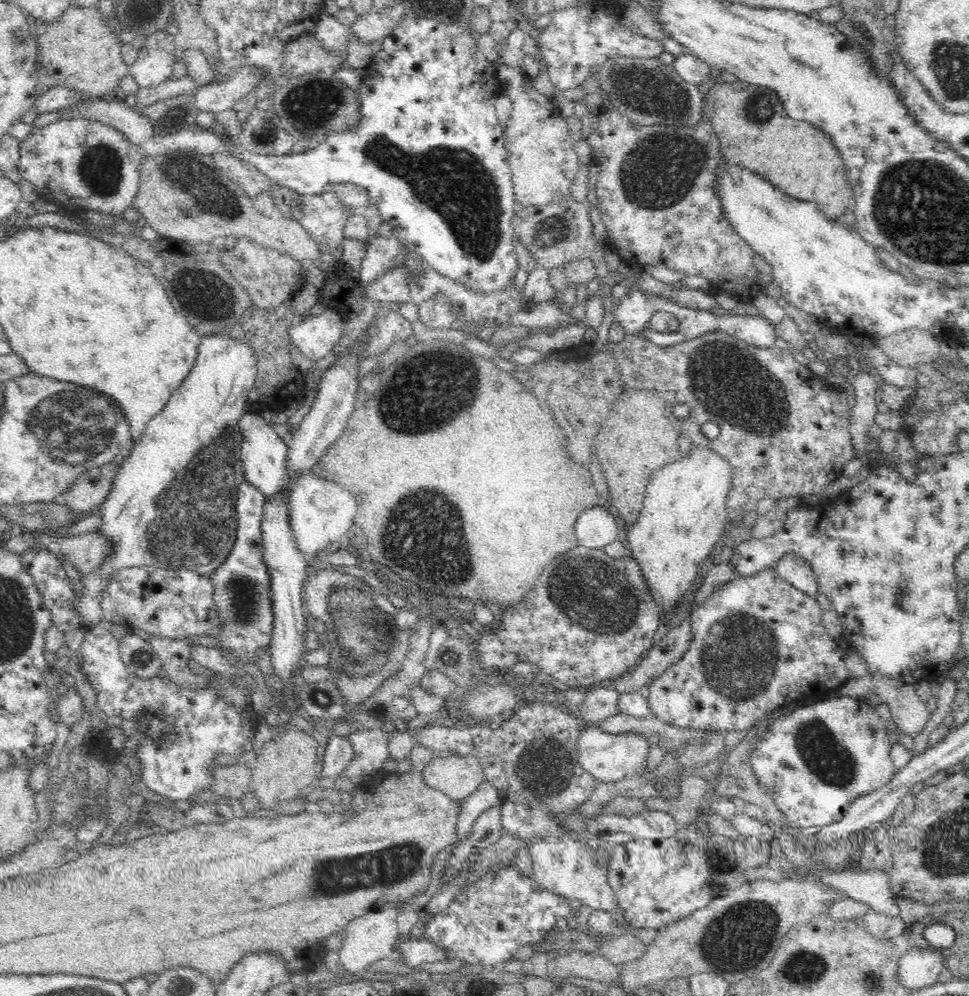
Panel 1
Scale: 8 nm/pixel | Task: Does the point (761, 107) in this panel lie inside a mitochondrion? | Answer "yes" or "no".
yes

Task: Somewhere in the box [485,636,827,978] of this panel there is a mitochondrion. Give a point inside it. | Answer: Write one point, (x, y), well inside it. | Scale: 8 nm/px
(739, 936)

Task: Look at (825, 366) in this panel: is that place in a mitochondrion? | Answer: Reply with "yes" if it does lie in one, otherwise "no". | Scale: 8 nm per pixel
no

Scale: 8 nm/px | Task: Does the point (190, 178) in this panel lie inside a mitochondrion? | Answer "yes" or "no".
yes

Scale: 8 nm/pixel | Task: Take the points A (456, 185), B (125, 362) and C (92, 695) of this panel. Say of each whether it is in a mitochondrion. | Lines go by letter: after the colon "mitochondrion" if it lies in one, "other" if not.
A: mitochondrion
B: other
C: other

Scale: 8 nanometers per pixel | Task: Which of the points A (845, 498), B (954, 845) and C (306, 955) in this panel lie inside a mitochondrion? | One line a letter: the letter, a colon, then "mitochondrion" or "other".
A: other
B: mitochondrion
C: other

